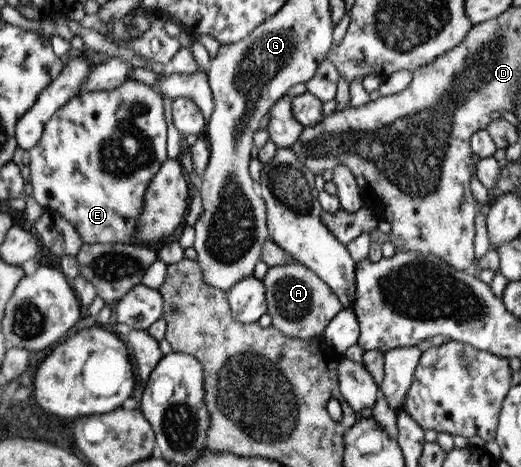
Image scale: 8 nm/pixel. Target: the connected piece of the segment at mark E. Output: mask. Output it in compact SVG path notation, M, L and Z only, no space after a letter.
M134 80L122 83L112 90L79 93L60 106L44 123L44 130L35 146L27 149L29 155L29 180L26 183L30 197L42 208L58 212L77 231L81 242L85 244L107 244L134 241L134 230L142 213L144 192L149 181L167 159L165 150L165 118L163 117L163 99L155 94L153 88Z

